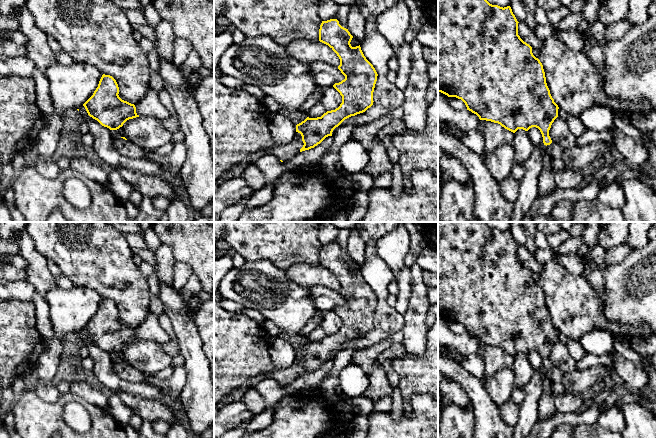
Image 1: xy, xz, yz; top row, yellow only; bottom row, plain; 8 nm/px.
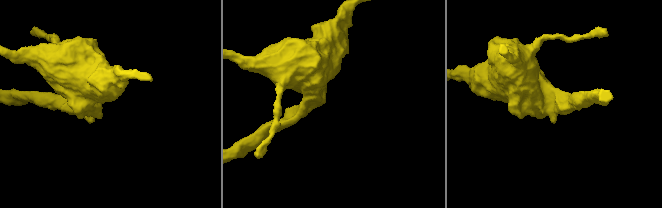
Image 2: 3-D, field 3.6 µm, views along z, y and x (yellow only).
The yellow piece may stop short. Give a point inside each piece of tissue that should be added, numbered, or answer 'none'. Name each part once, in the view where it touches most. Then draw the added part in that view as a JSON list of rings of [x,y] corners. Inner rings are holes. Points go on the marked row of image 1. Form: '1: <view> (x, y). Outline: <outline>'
none

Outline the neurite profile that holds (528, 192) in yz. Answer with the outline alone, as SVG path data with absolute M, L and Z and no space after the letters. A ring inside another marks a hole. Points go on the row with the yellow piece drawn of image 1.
M546 145L534 147L529 159L524 163L524 176L520 181L518 197L513 203L511 222L523 222L534 201L539 195L539 176L543 170L543 151Z

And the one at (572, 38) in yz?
M537 24L534 33L542 42L549 36L556 35L569 48L575 51L581 51L586 43L578 31L573 29L569 31L555 31L551 24Z

